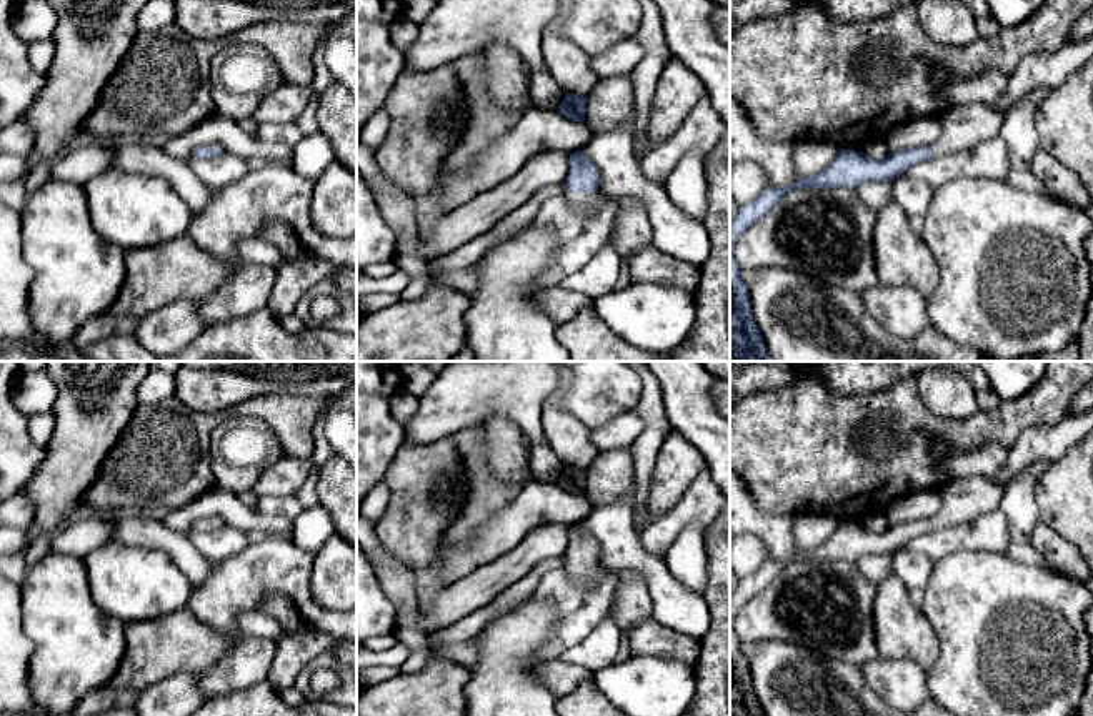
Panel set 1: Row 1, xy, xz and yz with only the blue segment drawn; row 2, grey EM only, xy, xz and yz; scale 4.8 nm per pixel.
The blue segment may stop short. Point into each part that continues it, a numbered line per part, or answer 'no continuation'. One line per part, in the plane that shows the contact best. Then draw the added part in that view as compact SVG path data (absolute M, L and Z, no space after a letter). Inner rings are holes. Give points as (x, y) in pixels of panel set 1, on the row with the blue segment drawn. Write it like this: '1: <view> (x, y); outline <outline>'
1: xz (583, 200); outline M596 191L565 193L565 196L568 205L576 210L591 210L598 201Z

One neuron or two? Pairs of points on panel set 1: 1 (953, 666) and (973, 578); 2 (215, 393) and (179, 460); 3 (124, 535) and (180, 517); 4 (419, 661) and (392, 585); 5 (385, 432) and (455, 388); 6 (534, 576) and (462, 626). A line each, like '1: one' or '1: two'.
1: one
2: two
3: two
4: one
5: two
6: one

